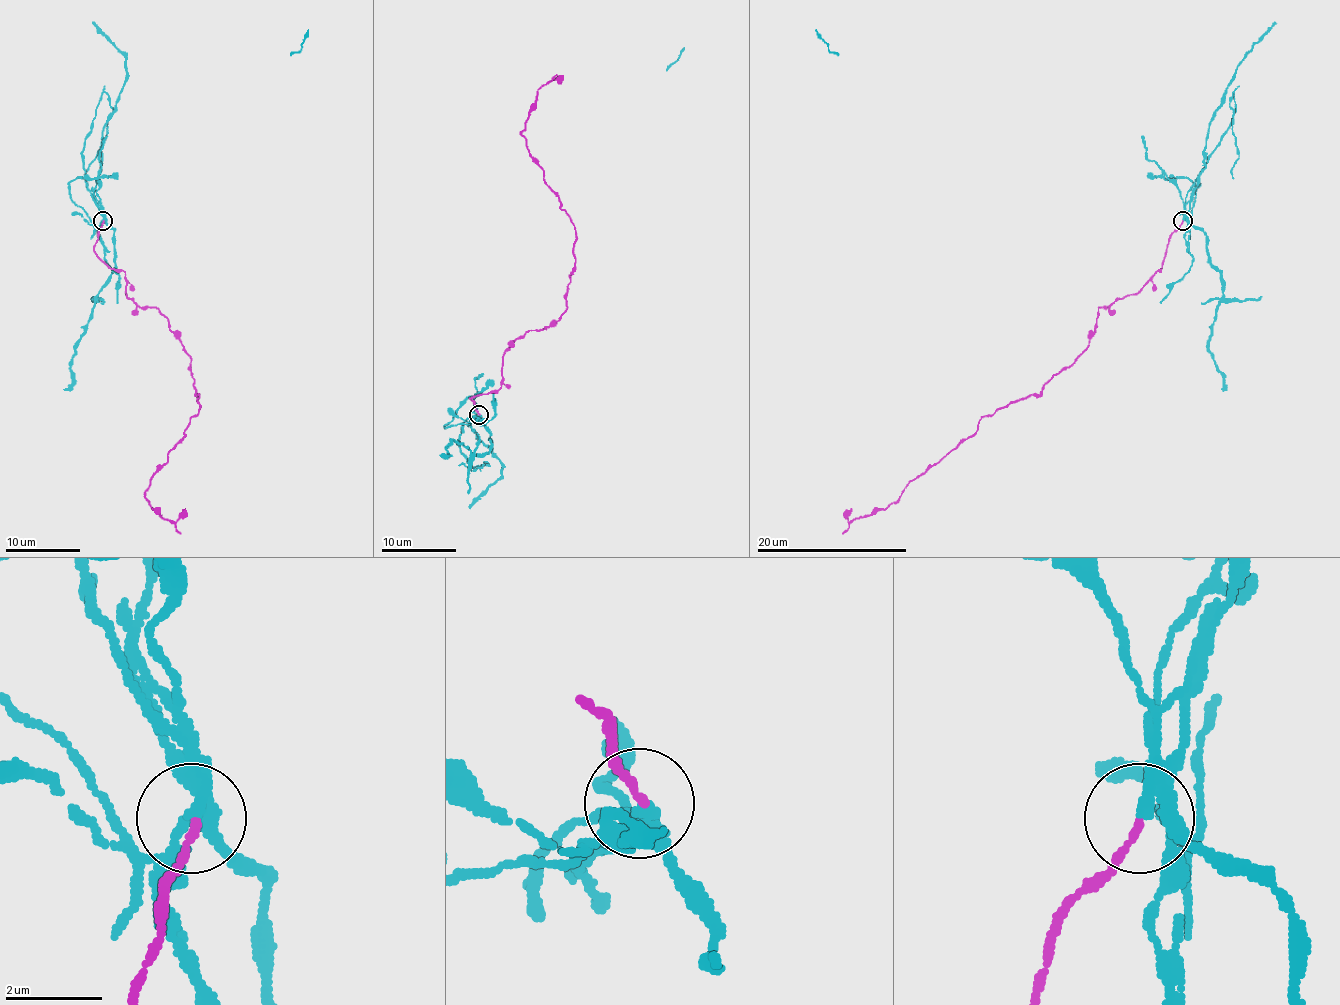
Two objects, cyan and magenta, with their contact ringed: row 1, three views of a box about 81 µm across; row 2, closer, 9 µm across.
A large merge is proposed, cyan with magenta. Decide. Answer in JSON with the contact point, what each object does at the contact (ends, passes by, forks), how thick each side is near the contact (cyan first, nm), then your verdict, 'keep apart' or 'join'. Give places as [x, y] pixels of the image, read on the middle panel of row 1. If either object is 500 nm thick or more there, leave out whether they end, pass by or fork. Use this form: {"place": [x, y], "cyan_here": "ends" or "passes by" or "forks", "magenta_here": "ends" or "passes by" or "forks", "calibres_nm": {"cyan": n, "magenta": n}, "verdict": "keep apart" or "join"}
{"place": [479, 414], "cyan_here": "forks", "magenta_here": "ends", "calibres_nm": {"cyan": 240, "magenta": 150}, "verdict": "keep apart"}

